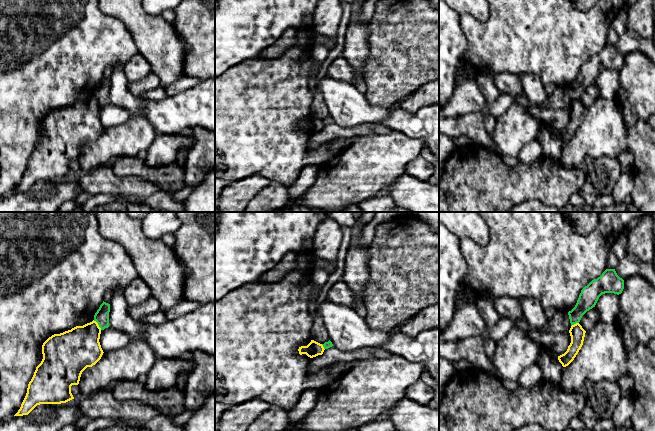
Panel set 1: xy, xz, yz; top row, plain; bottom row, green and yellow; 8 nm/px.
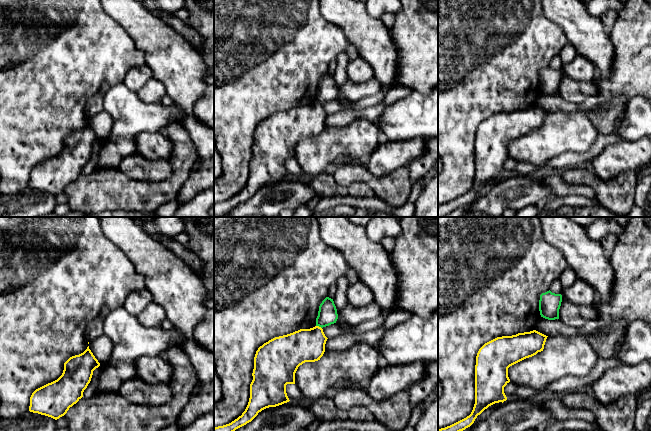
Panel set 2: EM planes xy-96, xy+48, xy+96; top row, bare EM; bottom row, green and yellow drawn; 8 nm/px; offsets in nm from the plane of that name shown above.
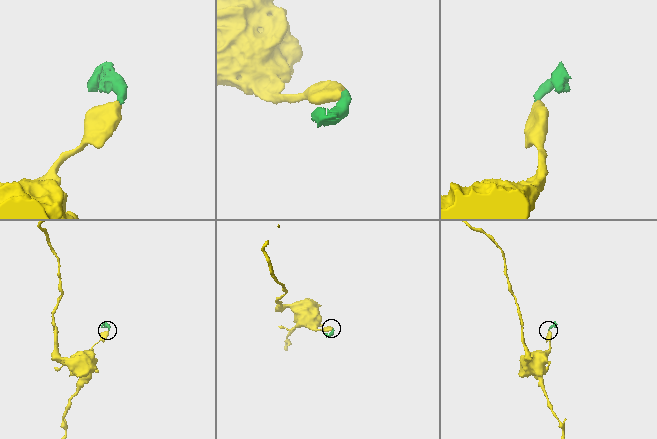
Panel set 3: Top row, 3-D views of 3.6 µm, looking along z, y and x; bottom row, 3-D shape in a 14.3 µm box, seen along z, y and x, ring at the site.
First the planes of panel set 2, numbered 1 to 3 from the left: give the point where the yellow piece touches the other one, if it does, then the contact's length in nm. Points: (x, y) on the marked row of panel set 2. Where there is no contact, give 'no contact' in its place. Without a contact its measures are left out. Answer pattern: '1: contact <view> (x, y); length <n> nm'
1: no contact
2: contact xy+48 (319, 326); length 50 nm
3: no contact

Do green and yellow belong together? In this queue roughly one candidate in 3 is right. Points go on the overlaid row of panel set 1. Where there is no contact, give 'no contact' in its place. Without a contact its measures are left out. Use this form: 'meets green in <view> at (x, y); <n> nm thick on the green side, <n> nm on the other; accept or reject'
meets green in xy at (98, 324); 110 nm thick on the green side, 320 nm on the other; reject

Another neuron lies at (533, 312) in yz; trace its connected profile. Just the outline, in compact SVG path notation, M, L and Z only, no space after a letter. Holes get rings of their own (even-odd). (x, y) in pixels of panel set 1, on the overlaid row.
M529 296L519 299L519 302L523 318L533 329L539 330L547 325L549 319L540 300Z

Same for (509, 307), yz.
M504 295L493 297L493 302L501 317L509 318L512 321L521 321L524 319L519 299Z

